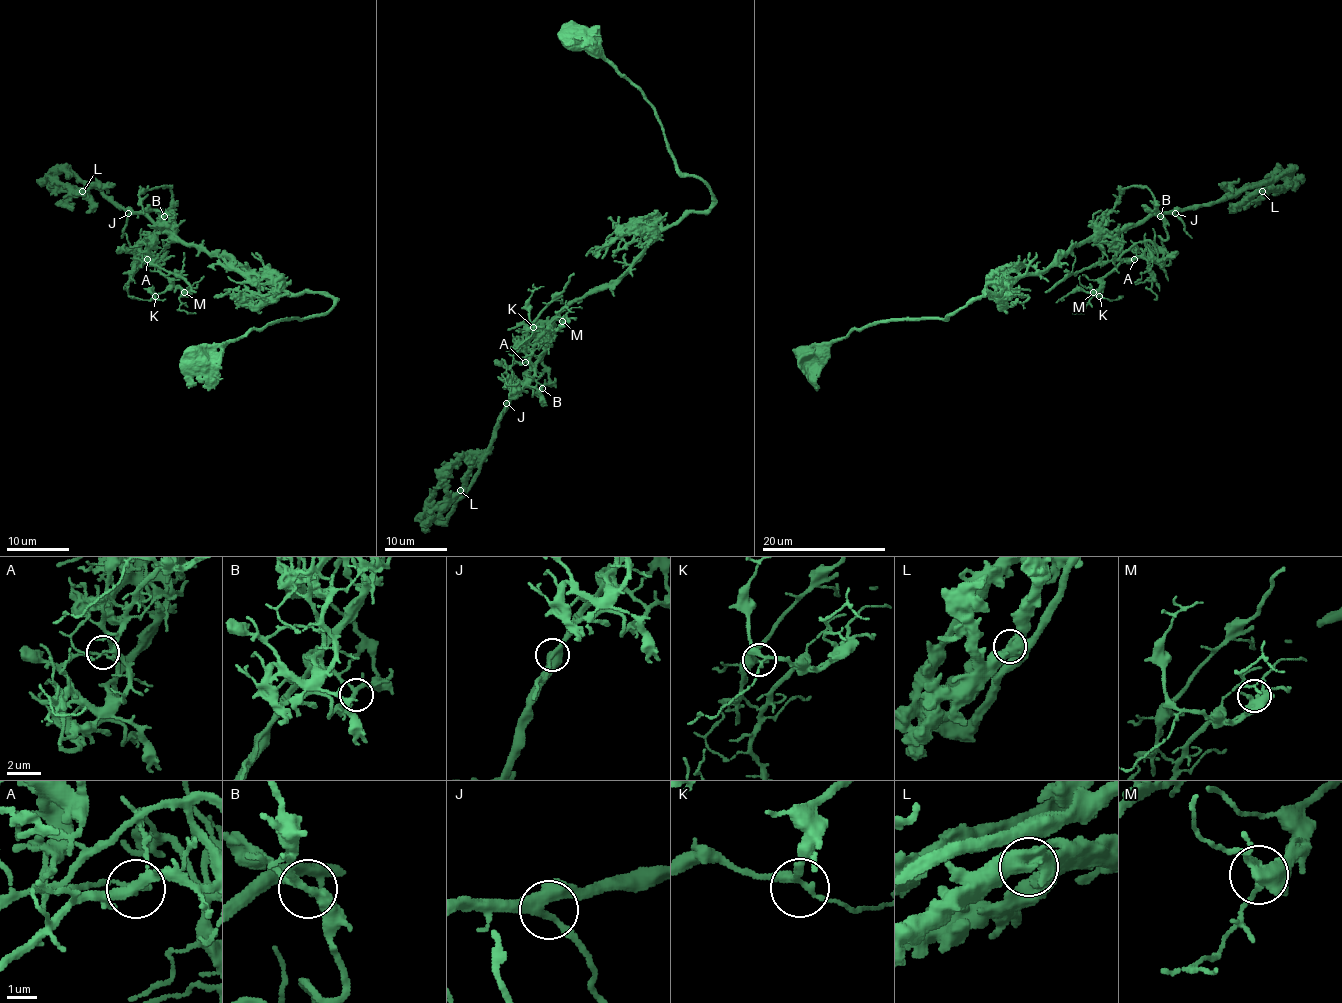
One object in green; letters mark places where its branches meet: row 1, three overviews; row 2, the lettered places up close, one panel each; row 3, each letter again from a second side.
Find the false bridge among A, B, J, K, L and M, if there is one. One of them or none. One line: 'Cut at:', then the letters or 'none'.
Cut at: A

